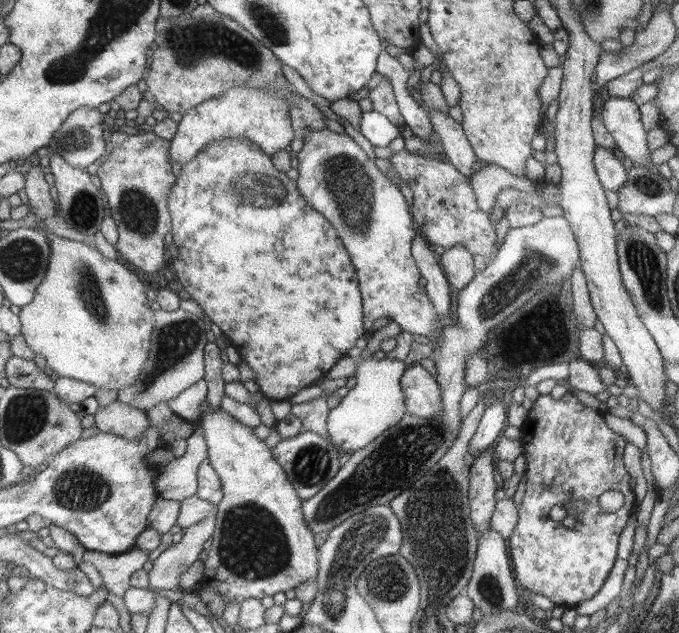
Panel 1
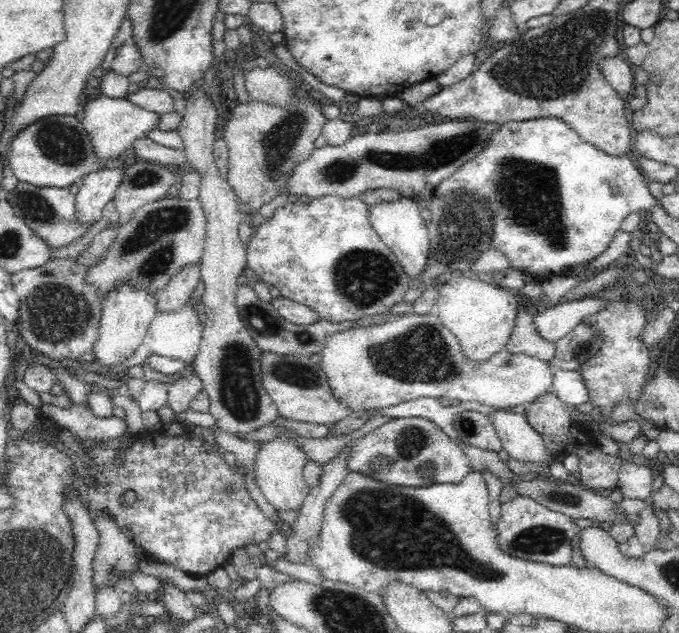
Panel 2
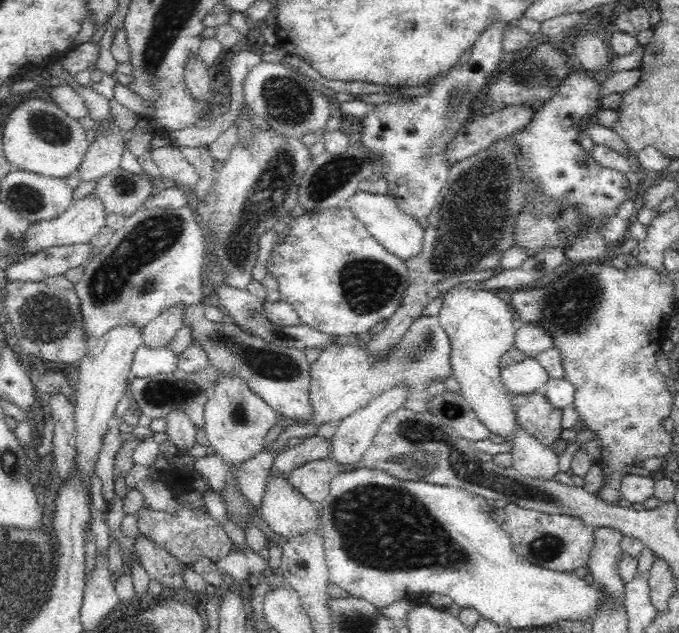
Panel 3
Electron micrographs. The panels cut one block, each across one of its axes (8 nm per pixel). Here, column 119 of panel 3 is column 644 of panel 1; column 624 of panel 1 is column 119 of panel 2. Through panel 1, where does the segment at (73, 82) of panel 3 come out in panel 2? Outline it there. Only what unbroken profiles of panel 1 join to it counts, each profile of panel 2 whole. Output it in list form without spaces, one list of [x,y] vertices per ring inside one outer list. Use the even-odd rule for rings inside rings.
[[[104,95],[90,99],[83,106],[83,111],[83,127],[91,139],[95,154],[104,157],[106,160],[122,157],[126,149],[133,146],[136,138],[147,136],[148,132],[154,129],[160,116],[134,105],[125,98],[110,98]]]

